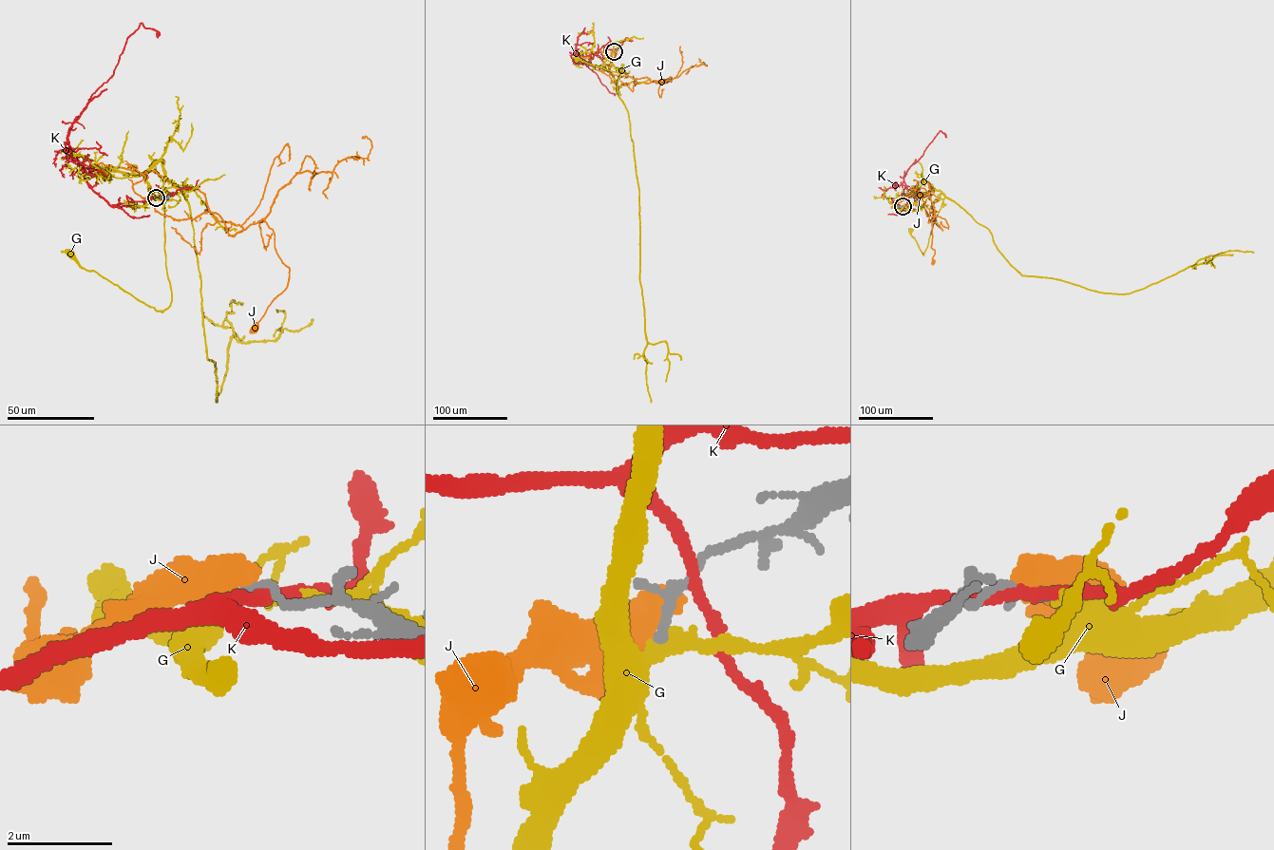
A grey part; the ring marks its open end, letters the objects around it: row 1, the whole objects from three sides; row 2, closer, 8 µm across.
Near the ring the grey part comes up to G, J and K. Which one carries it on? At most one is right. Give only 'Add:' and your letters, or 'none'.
Add: none

